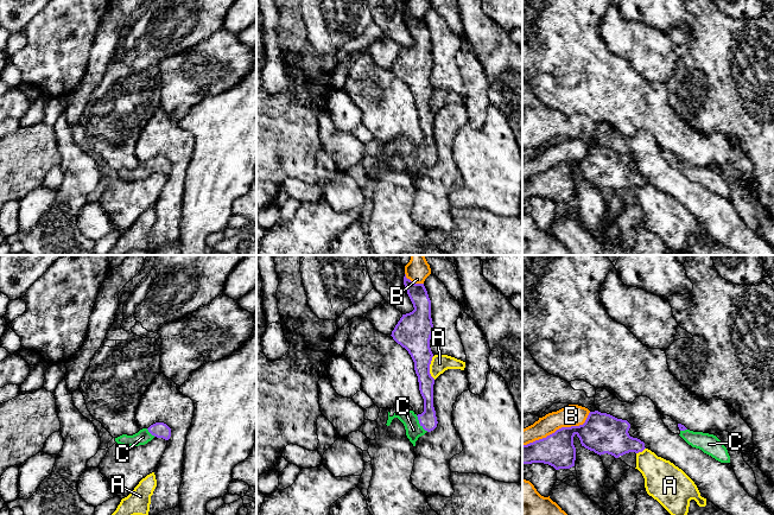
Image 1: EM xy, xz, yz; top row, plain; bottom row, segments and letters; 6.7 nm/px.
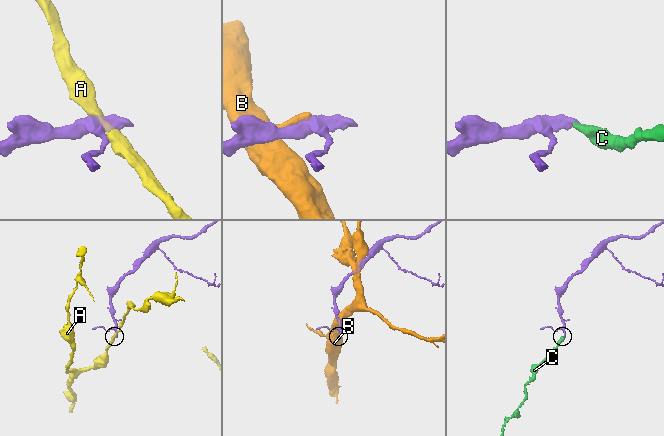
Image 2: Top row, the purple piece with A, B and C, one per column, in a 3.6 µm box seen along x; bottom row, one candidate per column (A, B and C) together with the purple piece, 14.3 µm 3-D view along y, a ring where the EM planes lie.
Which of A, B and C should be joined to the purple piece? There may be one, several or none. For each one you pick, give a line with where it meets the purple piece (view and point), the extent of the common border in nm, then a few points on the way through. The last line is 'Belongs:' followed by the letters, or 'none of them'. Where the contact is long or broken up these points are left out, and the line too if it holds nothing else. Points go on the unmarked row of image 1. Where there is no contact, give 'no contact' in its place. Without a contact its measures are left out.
C: contact xz (419, 157); length 140 nm; way xz (427, 153), (419, 157), (413, 164)
Belongs: C

